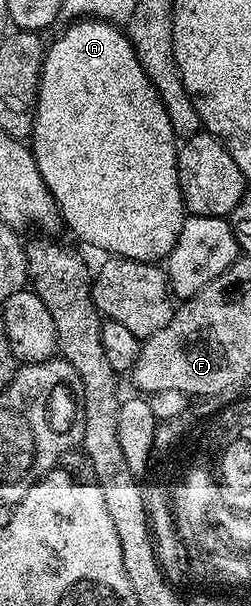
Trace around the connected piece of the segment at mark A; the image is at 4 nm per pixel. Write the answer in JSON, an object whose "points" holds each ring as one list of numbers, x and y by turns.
{"points":[[77,18,70,24,73,25,63,29,54,38,53,45,50,43,46,47,45,61,41,67,41,81,37,91,37,109,31,137,33,157,39,166,39,174,43,174,43,182,57,203,57,211,64,227,66,224,83,243,90,244,93,248,102,248,109,256,122,256,150,262,164,261,171,254,179,238,179,230,183,230,183,222,187,215,177,177,178,145,175,143,173,123,163,106,160,94,157,93,157,87,143,70,128,35,122,29,120,32,117,29,120,27,116,23,96,18]]}

